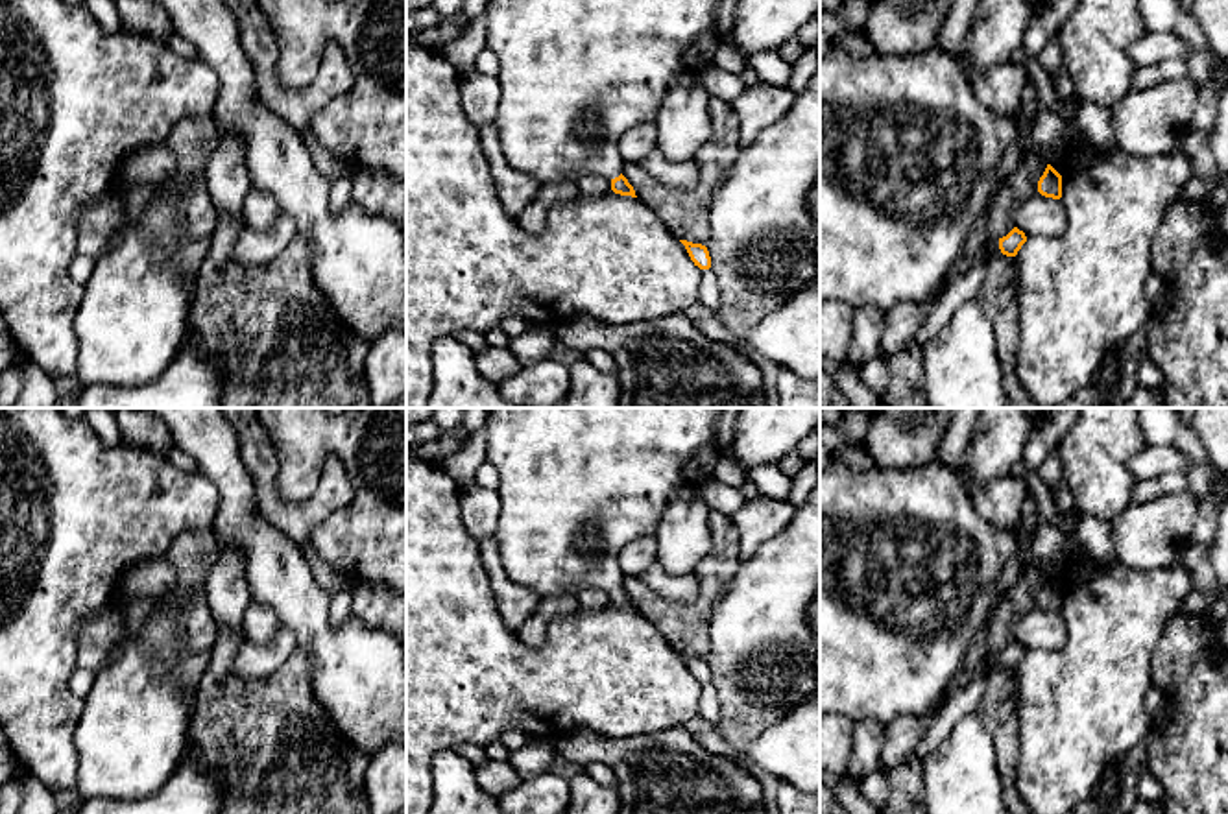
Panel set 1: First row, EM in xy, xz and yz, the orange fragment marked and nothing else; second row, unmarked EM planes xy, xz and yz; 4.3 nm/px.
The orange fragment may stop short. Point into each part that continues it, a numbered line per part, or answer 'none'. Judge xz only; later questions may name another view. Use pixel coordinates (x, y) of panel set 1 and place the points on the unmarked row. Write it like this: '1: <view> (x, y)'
1: xz (577, 484)

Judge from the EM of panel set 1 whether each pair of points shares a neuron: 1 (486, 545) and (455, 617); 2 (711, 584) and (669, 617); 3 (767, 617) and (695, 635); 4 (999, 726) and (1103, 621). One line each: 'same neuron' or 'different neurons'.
1: different neurons
2: same neuron
3: different neurons
4: different neurons

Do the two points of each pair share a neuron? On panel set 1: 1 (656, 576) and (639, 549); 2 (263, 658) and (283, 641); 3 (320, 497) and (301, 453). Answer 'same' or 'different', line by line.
1: different
2: same
3: different

